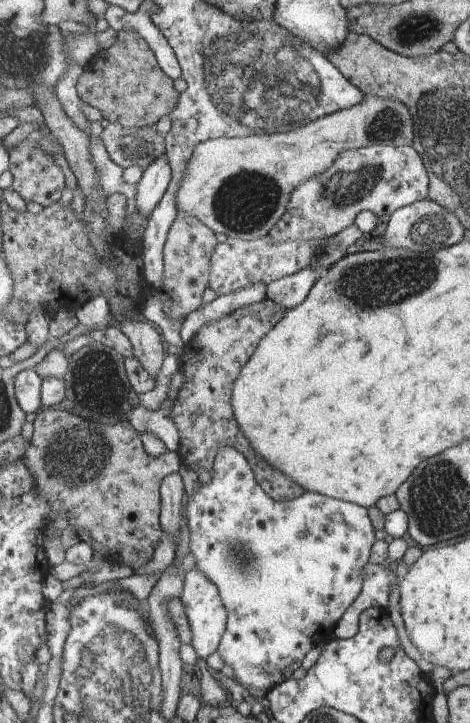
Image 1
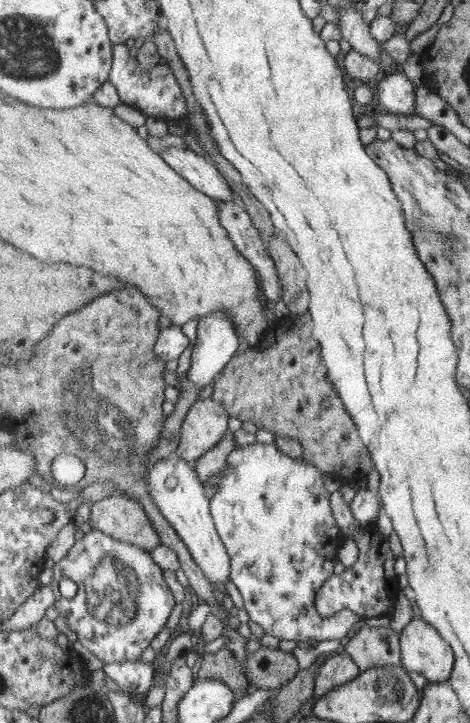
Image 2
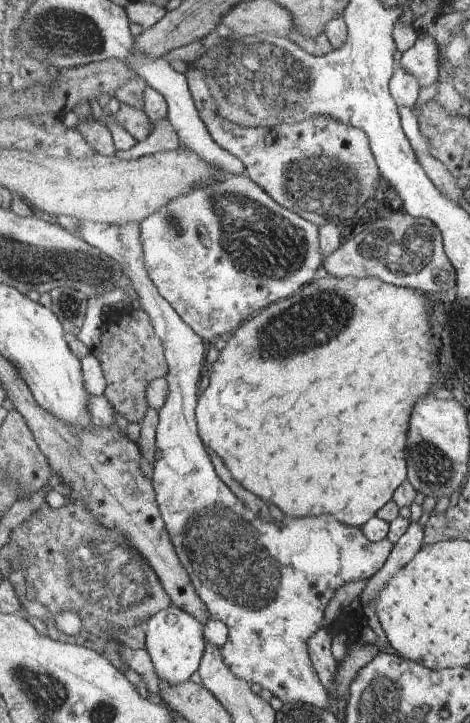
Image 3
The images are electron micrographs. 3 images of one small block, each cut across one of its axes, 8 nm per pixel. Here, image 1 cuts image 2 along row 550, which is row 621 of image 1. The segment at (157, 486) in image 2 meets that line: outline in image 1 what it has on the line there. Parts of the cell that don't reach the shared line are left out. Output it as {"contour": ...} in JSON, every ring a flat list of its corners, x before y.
{"contour":[[191,569,186,574,183,596,180,598,186,605,186,613,192,628,192,646,200,658,209,658,217,652,228,625,228,612,223,602,218,584,212,581,203,571]]}

